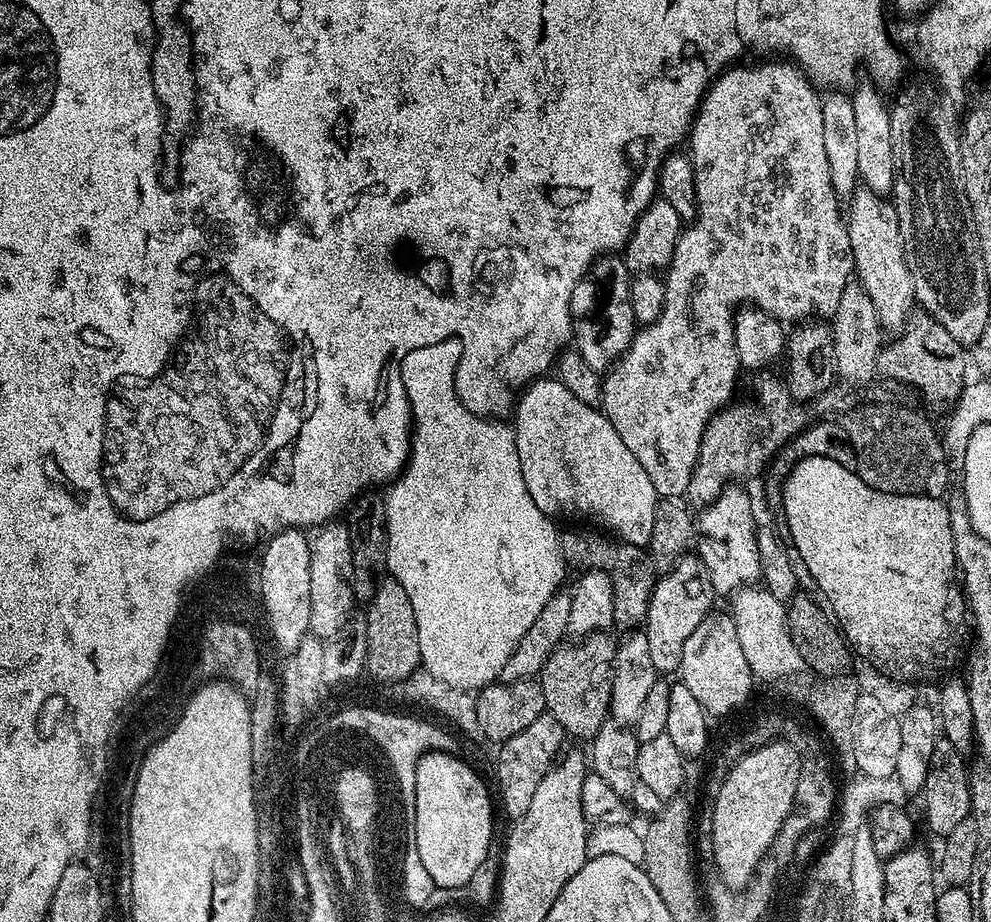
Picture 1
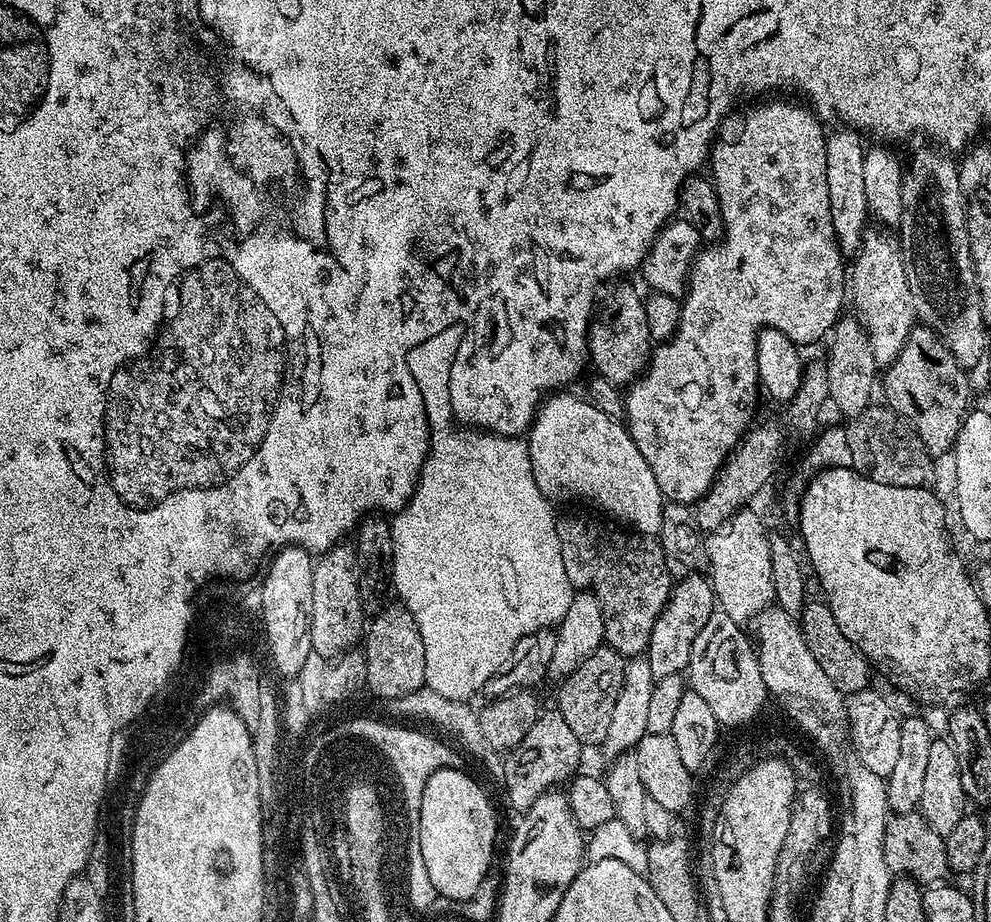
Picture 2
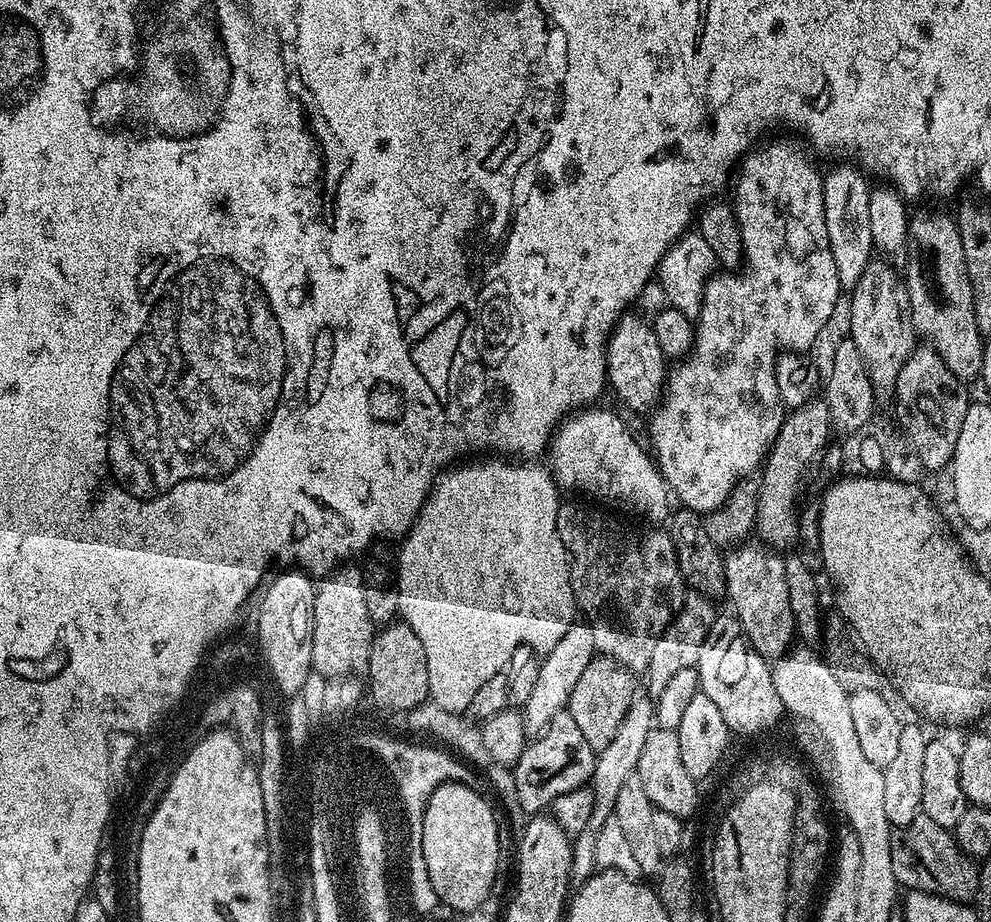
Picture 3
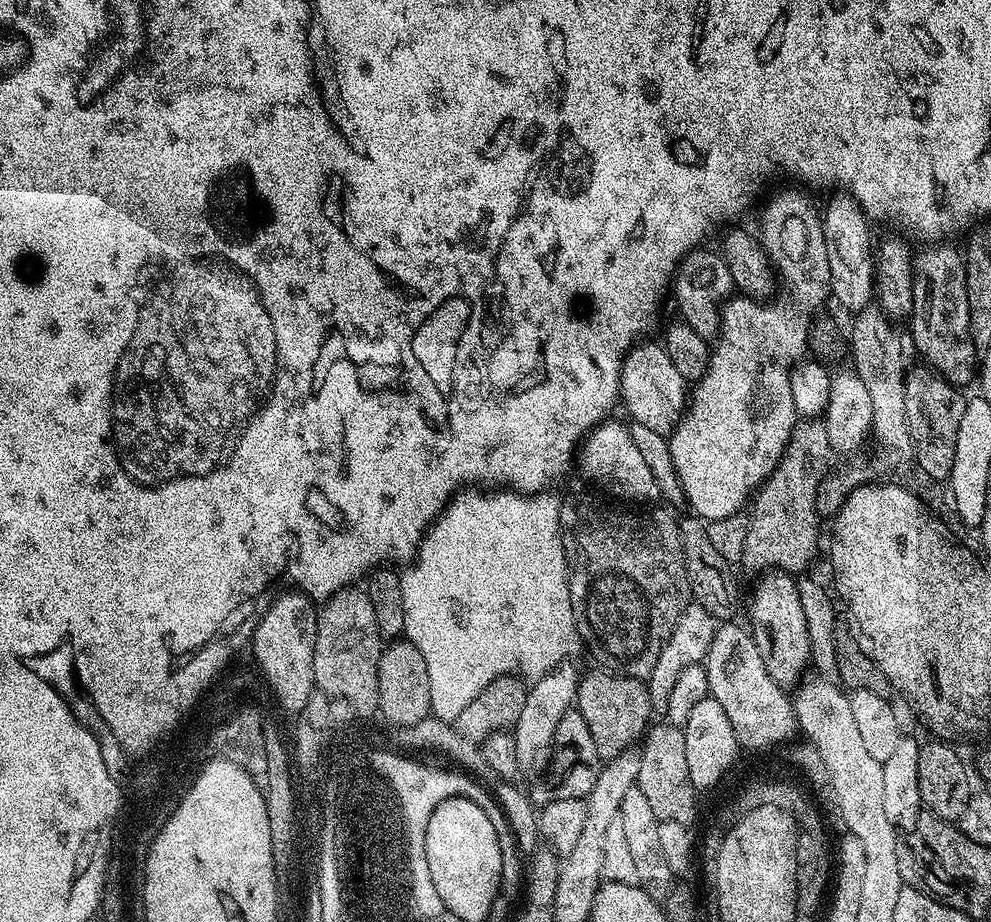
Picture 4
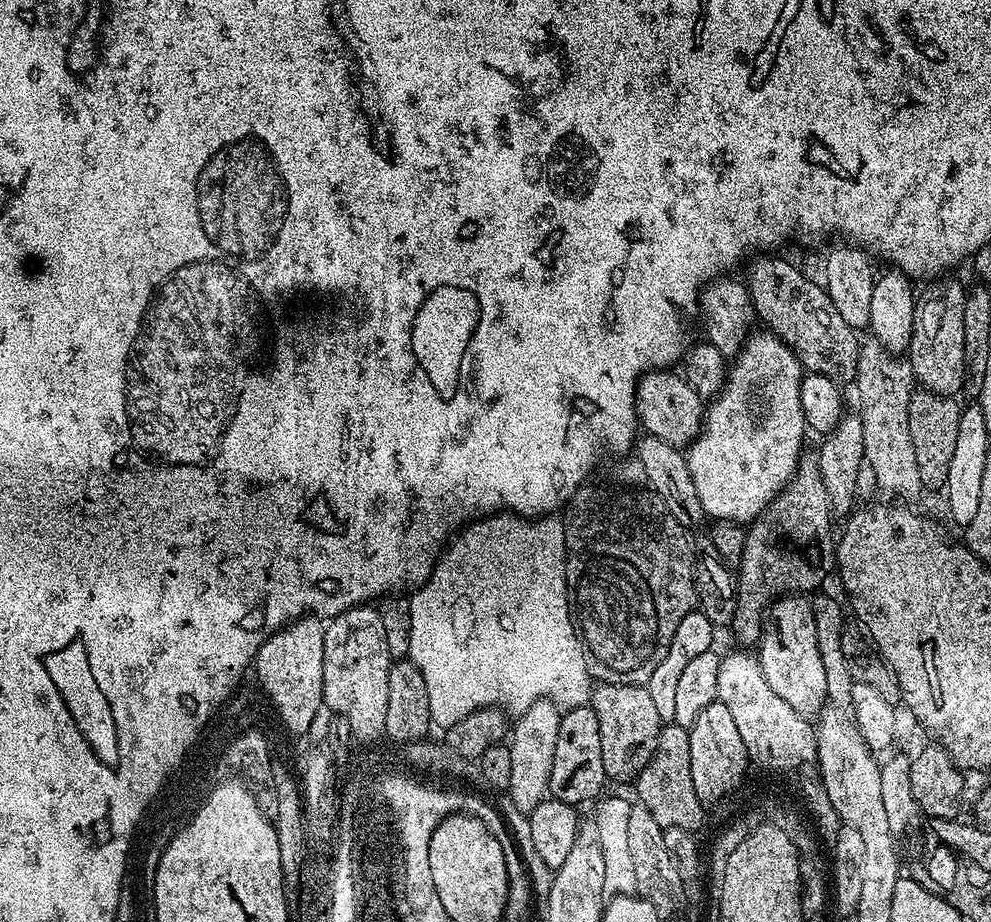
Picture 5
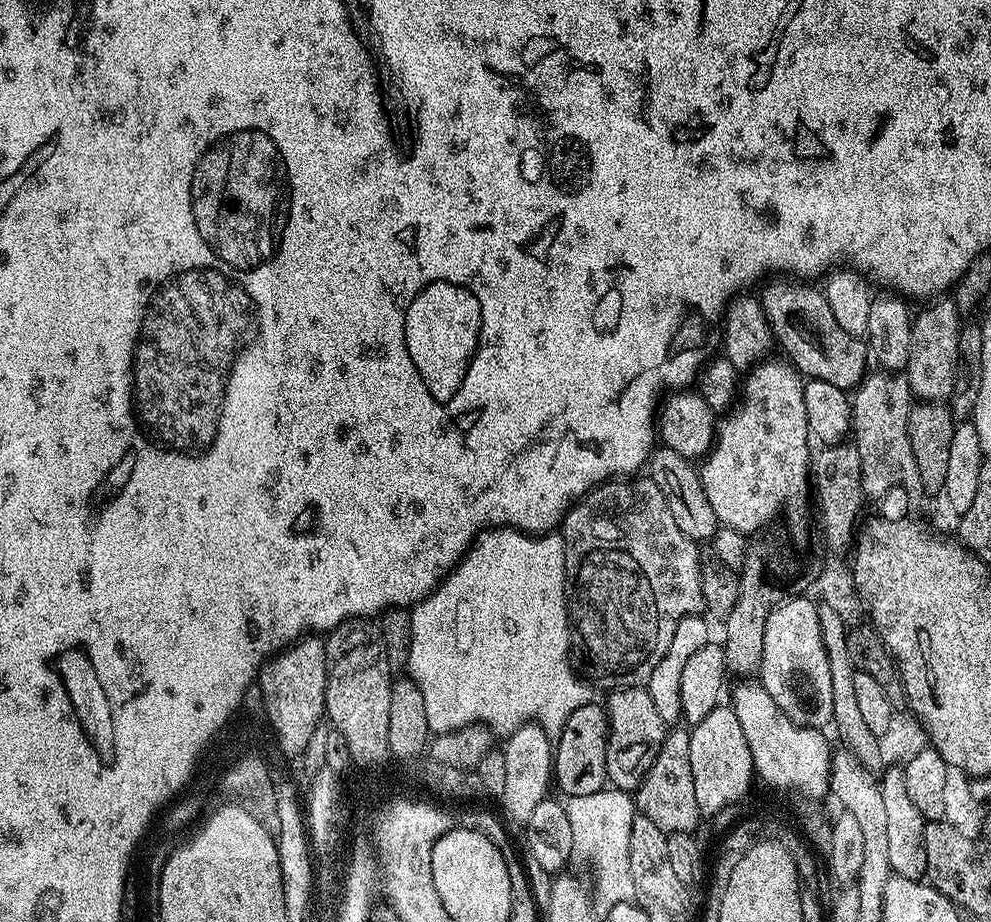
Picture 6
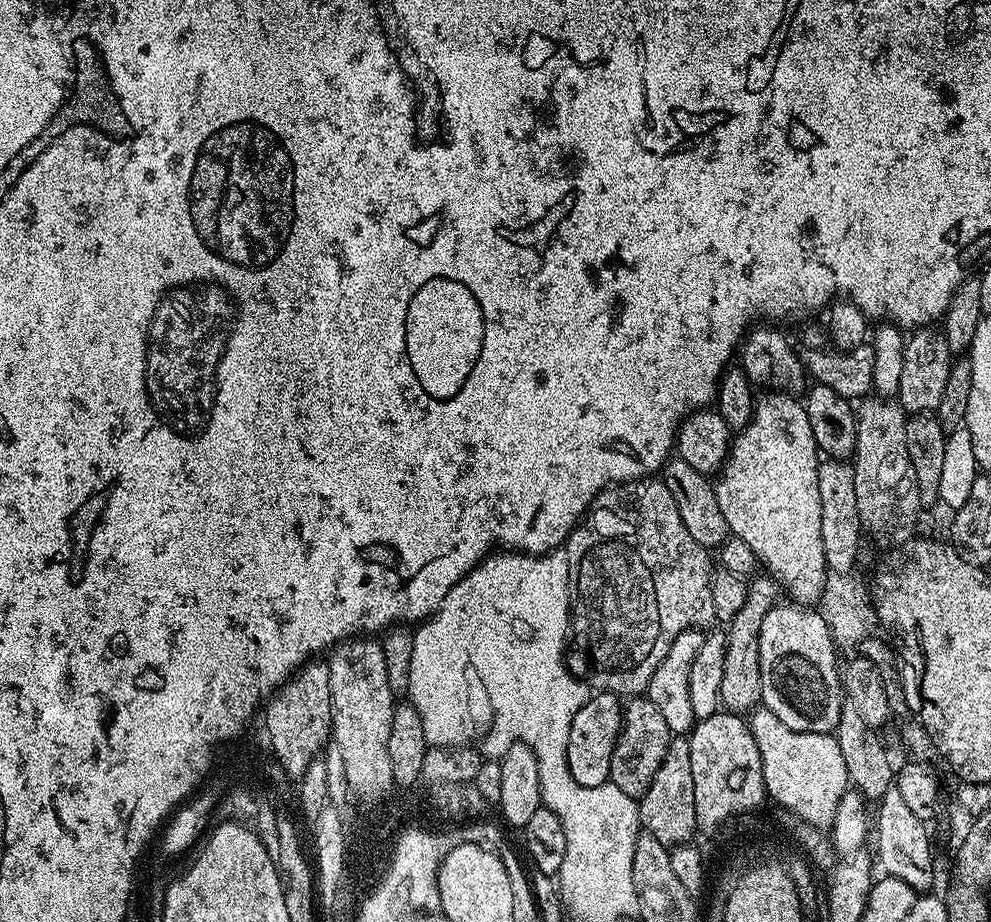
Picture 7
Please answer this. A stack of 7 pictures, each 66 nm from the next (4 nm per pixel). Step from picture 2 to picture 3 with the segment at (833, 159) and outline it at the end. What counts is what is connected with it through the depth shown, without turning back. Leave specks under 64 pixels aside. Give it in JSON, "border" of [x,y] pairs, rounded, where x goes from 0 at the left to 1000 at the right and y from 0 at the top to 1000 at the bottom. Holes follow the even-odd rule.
{"border":[[[848,176],[845,179],[845,182],[830,188],[829,219],[834,228],[834,258],[838,258],[838,275],[842,275],[848,311],[859,315],[866,302],[870,302],[882,273],[878,254],[878,198],[877,192],[863,177]]]}

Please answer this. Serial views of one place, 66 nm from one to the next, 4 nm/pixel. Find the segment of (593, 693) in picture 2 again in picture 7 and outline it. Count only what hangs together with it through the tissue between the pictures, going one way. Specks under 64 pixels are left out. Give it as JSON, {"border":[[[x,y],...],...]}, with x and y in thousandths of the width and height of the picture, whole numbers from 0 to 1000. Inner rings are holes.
{"border":[[[653,754],[635,758],[628,769],[630,782],[626,787],[620,818],[616,822],[616,849],[624,852],[628,861],[645,866],[656,852],[660,839],[664,839],[664,831],[668,831],[668,822],[672,822],[672,813],[680,795],[672,787],[664,766],[660,766]]]}

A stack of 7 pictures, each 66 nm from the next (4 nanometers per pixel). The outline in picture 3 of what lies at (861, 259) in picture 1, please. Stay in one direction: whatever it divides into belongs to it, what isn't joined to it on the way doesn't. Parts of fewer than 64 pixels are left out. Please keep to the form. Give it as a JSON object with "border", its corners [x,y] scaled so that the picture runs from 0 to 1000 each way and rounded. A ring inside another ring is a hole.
{"border":[[[888,280],[876,285],[870,302],[866,302],[858,315],[860,331],[856,334],[855,363],[862,375],[866,375],[866,384],[870,384],[880,420],[888,427],[899,426],[903,422],[910,397],[914,397],[921,377],[926,373],[924,358],[920,355],[915,311],[896,286],[899,285]]]}

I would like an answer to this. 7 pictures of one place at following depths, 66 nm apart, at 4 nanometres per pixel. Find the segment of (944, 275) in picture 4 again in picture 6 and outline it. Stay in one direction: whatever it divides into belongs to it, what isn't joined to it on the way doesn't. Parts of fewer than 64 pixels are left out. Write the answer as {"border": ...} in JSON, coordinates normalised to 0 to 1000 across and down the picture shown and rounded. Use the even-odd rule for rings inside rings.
{"border":[[[945,323],[937,330],[940,330],[937,334],[930,335],[928,339],[925,337],[920,348],[920,370],[914,407],[916,421],[925,435],[953,436],[963,423],[971,343],[965,337],[964,324]]]}

